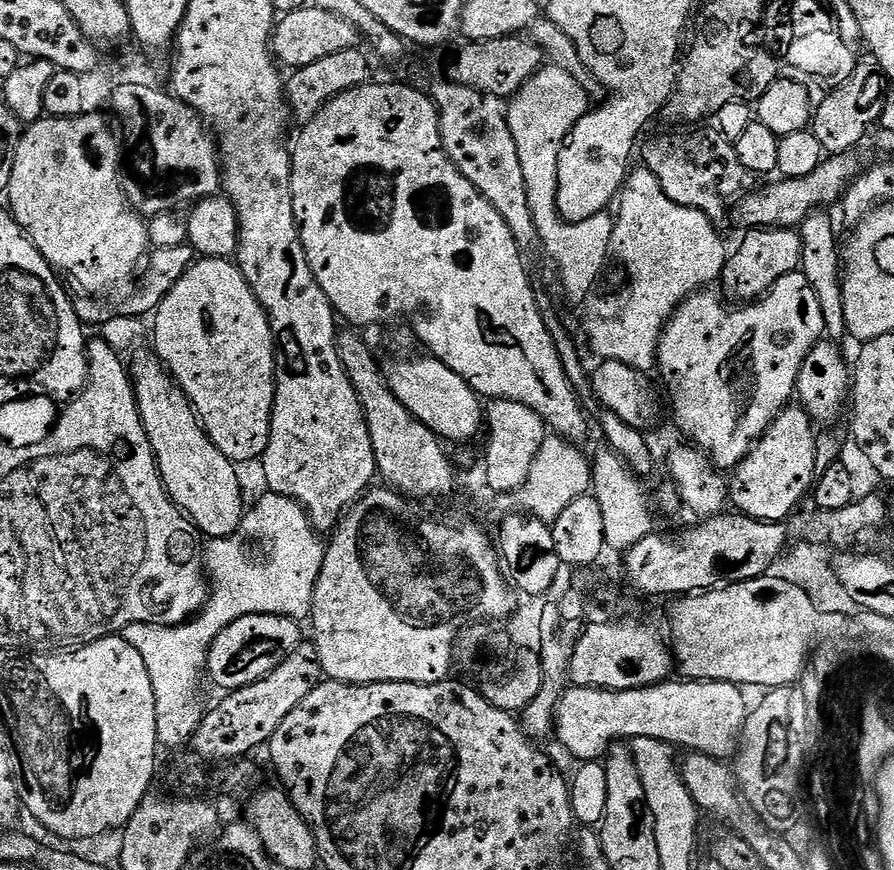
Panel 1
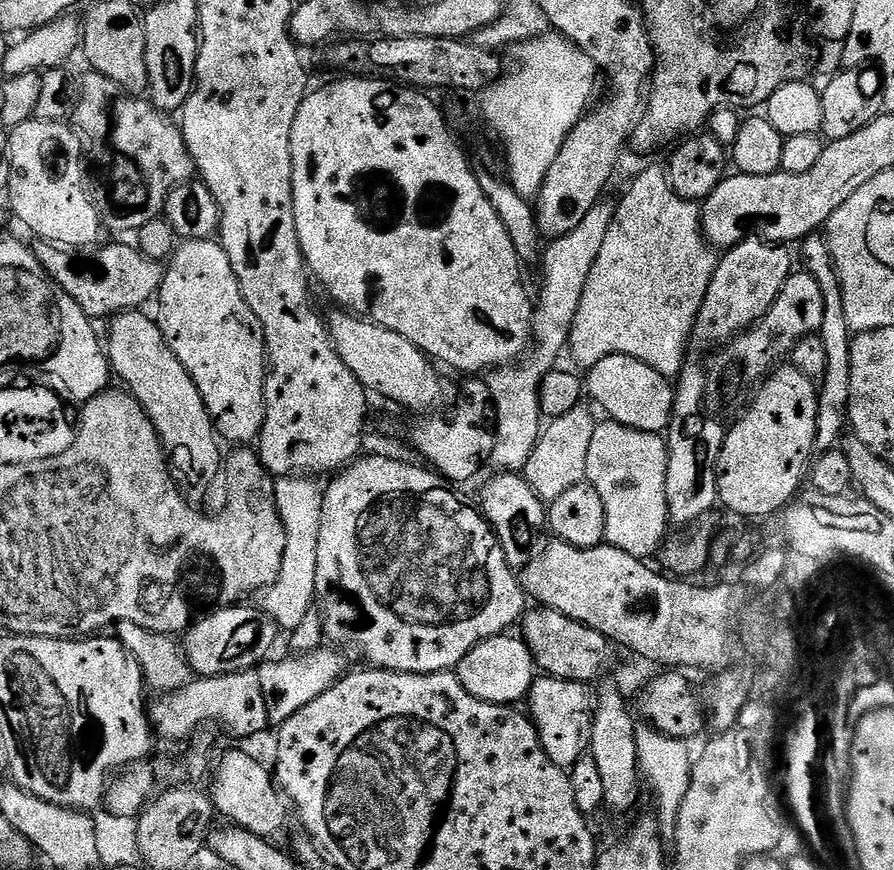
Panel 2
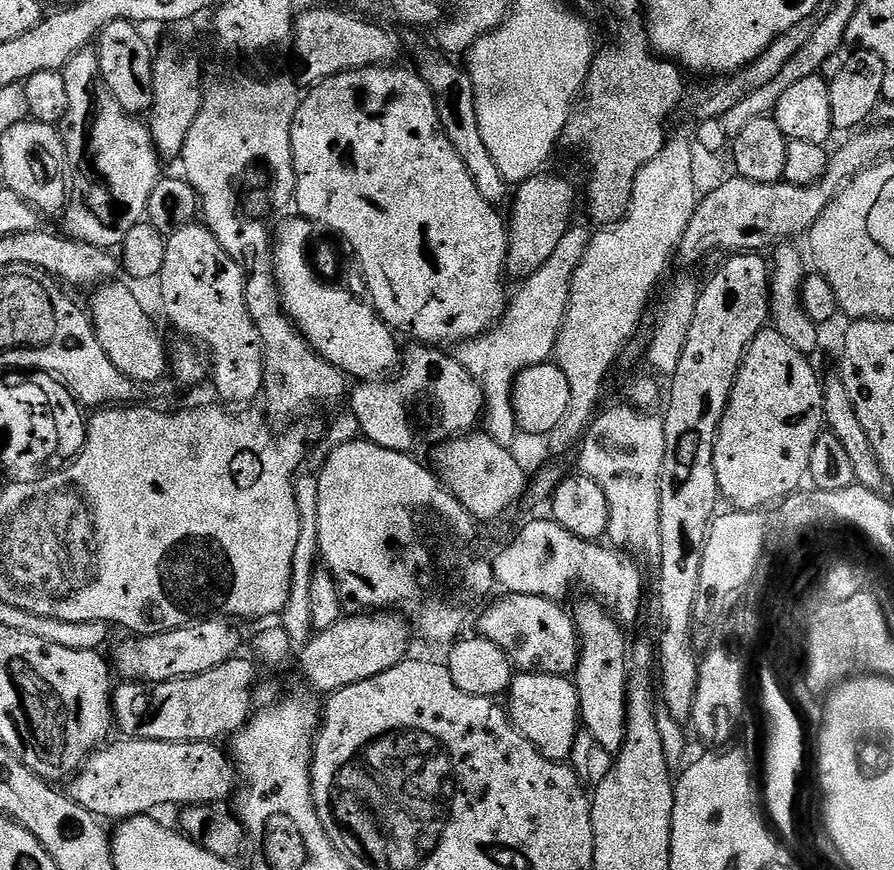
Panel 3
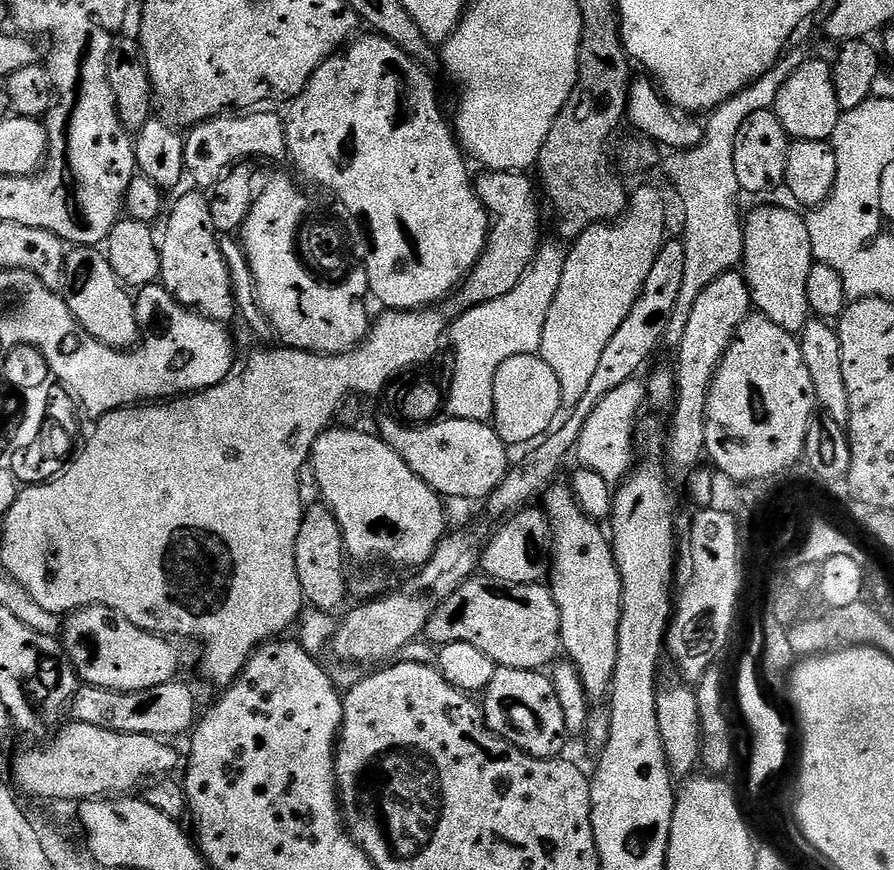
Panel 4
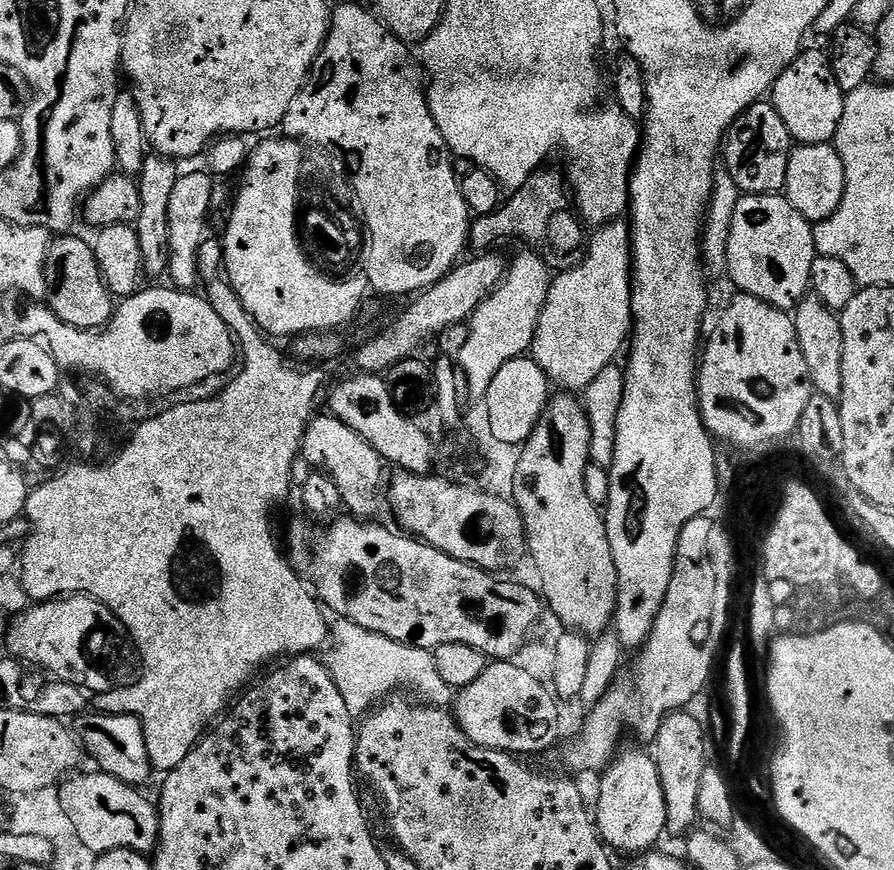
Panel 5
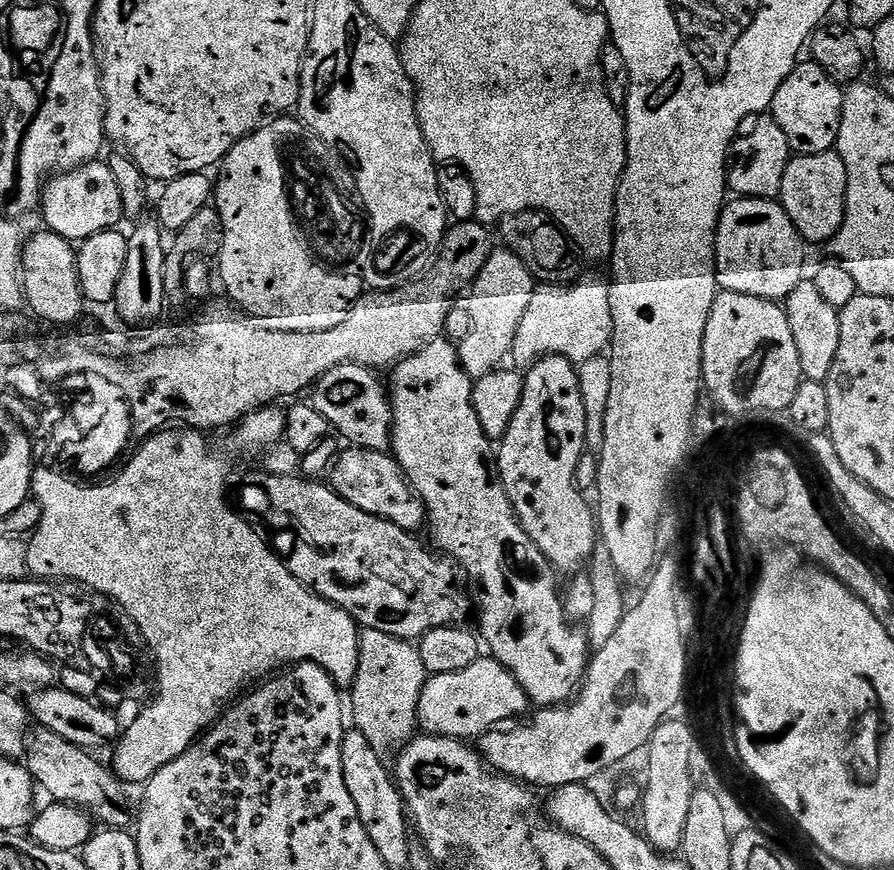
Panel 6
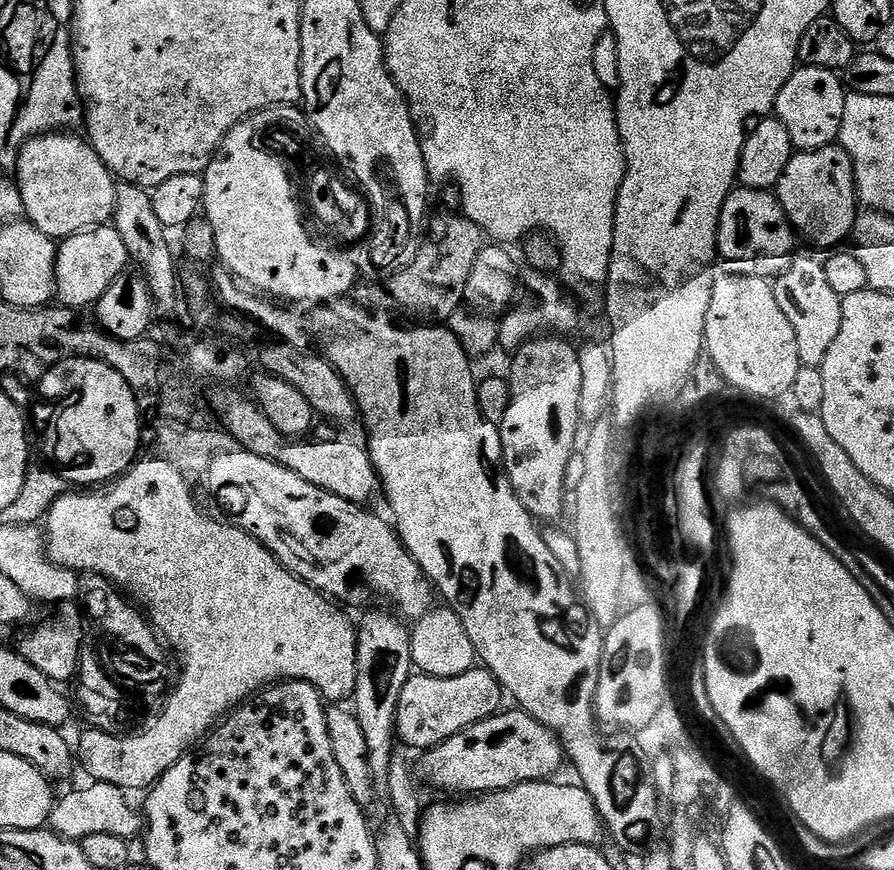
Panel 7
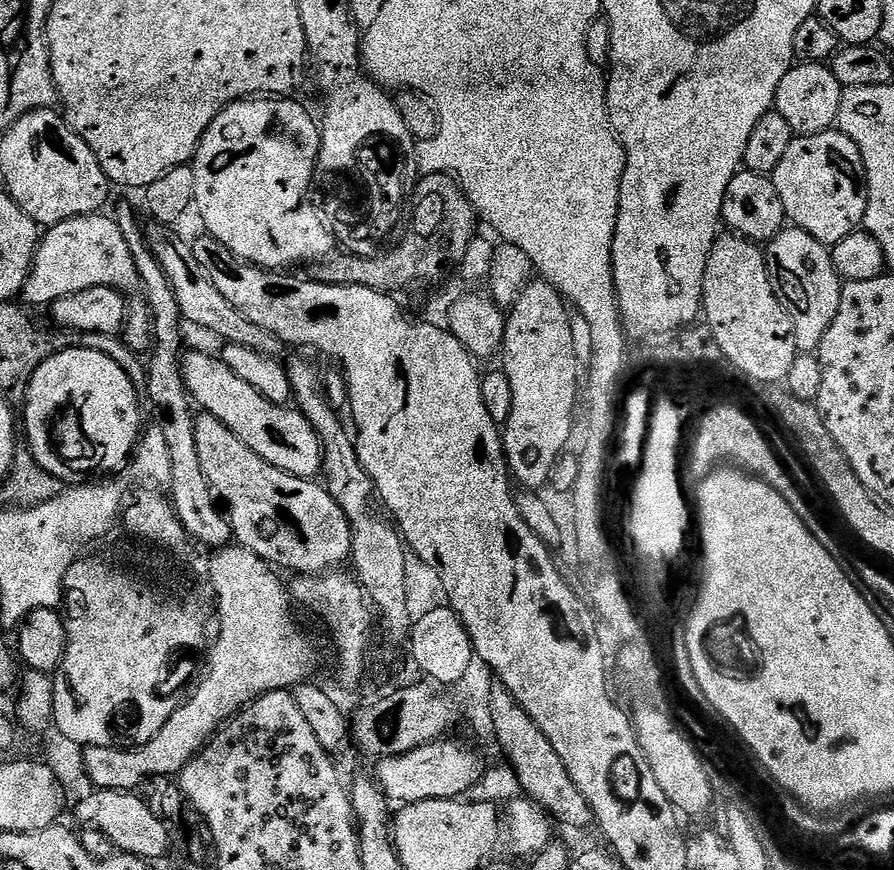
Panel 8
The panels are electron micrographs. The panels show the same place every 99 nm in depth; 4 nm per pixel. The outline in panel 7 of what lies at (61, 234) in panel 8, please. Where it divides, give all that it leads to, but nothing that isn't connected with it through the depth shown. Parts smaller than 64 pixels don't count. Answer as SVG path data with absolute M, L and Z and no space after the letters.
M93 226L72 236L65 236L56 249L56 290L65 305L79 310L95 305L100 296L114 282L117 274L129 267L130 257L122 234L114 226Z

